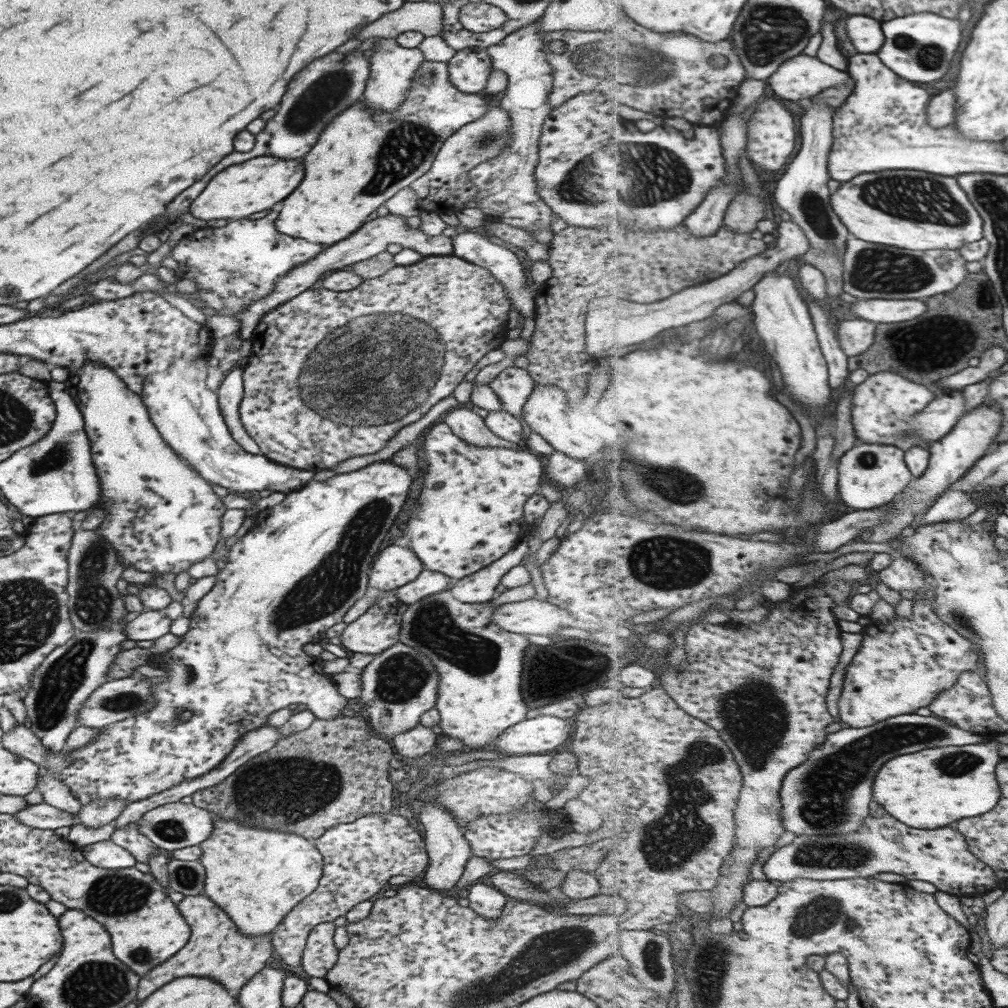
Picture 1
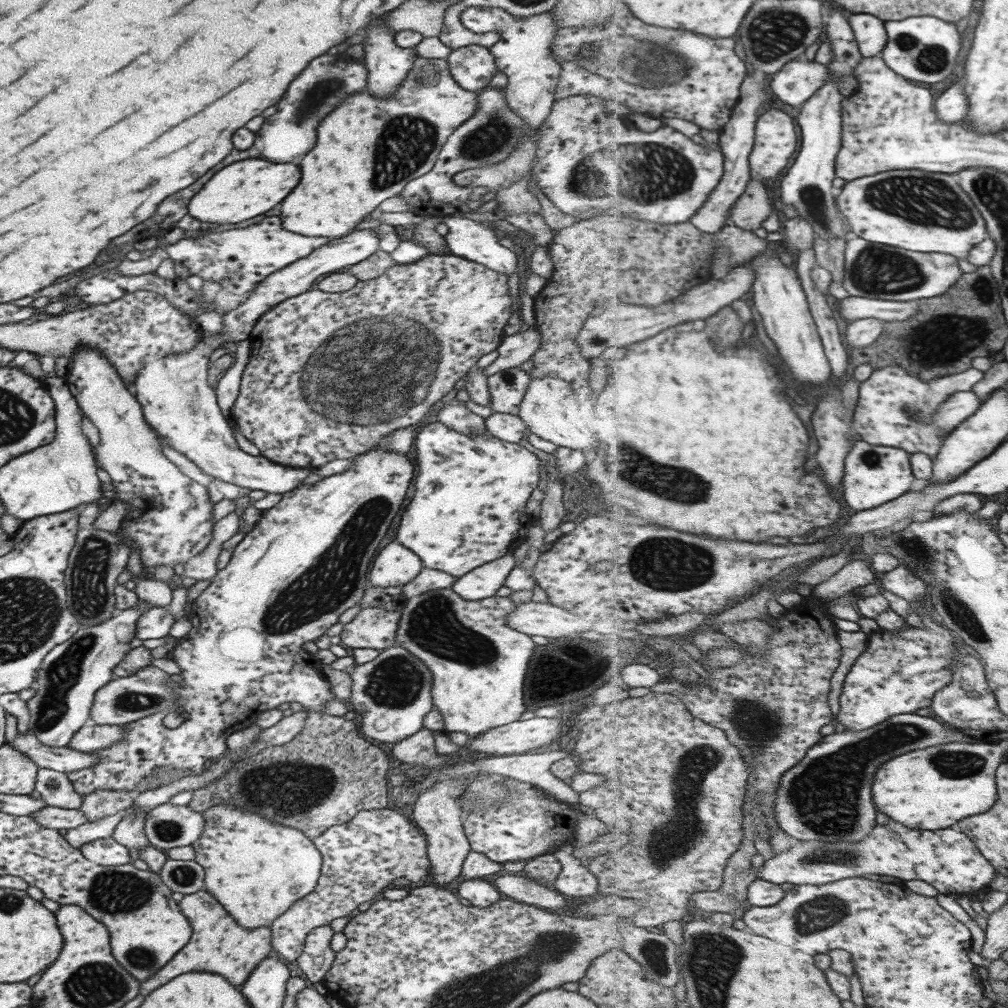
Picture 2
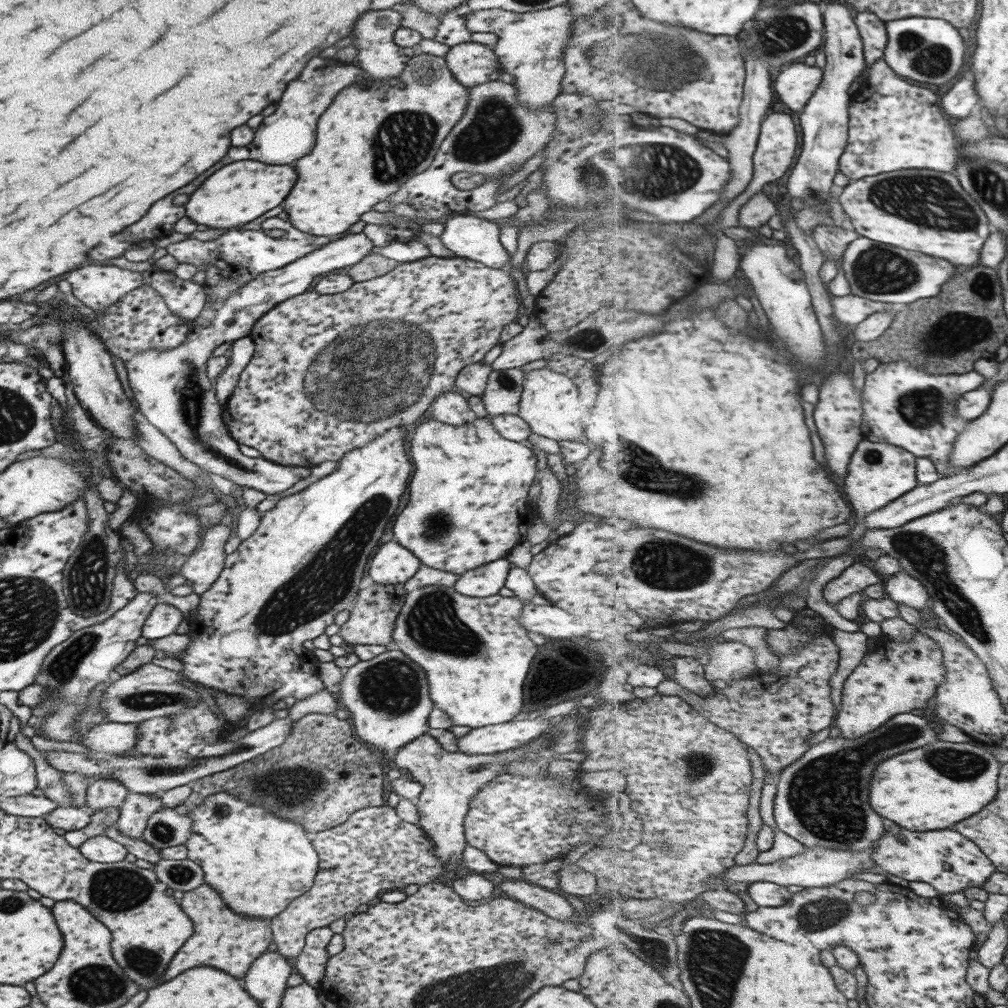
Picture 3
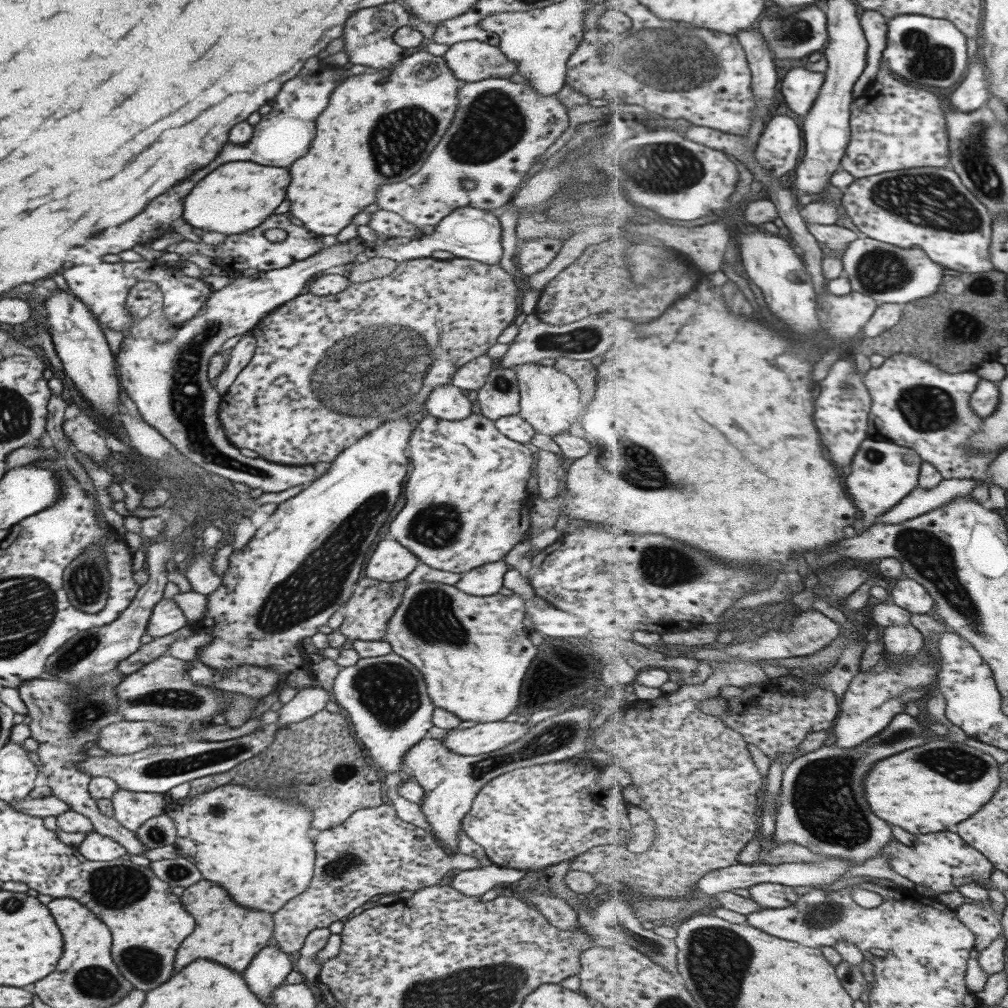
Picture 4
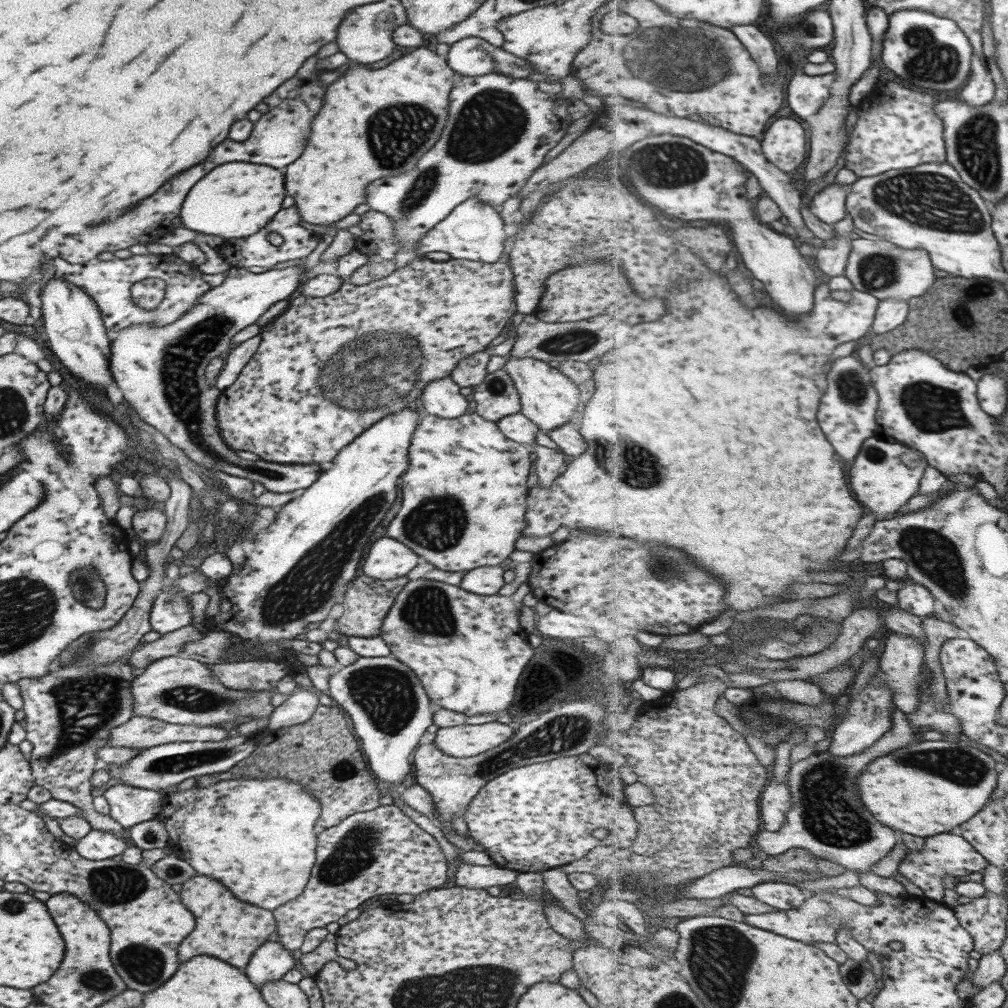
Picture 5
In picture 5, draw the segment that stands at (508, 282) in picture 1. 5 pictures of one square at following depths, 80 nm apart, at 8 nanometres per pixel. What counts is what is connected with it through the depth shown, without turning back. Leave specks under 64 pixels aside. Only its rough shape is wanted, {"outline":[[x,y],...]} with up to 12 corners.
{"outline":[[469,197],[419,239],[417,256],[492,263],[498,209]]}

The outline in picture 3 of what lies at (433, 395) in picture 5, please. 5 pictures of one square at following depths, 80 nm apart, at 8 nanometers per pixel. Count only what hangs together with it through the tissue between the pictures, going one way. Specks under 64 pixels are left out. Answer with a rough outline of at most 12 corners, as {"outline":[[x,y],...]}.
{"outline":[[455,389],[435,396],[431,418],[453,426],[476,417]]}

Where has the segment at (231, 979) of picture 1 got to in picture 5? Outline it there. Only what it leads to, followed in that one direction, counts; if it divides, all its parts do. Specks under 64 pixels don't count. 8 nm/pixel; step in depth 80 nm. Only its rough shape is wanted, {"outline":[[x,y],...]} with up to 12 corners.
{"outline":[[205,875],[181,883],[195,930],[179,960],[243,970],[276,924]]}

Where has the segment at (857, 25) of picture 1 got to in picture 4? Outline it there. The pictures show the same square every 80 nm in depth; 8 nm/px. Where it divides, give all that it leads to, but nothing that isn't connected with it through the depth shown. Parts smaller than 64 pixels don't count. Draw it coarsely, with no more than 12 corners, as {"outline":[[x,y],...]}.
{"outline":[[865,12],[868,65],[854,88],[859,98],[878,77],[888,44],[888,19]]}

